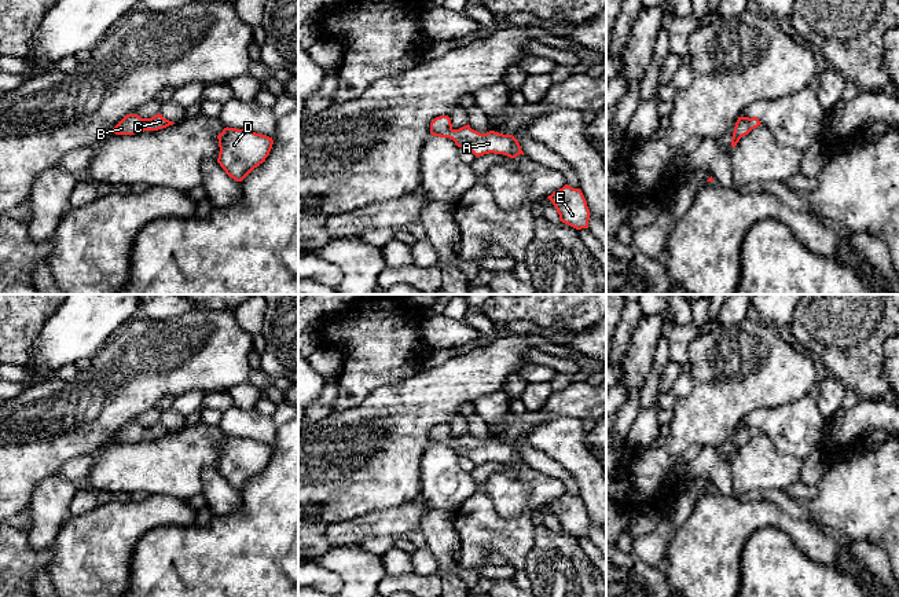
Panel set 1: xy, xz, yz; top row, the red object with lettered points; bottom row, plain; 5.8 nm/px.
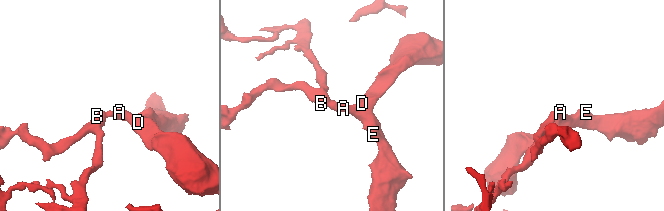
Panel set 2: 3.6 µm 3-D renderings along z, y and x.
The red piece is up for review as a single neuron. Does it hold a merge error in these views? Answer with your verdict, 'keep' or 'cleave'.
keep

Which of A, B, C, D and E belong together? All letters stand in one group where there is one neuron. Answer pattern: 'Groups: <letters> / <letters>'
Groups: A B C D E

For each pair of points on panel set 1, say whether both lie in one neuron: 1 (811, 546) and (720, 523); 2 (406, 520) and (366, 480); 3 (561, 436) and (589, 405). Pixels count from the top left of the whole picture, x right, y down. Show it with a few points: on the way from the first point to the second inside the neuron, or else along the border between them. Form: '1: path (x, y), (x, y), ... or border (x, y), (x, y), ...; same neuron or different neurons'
1: path (789, 524), (780, 519), (742, 519); same neuron
2: border (414, 501), (360, 515); different neurons
3: border (580, 418), (550, 417), (545, 421); different neurons

